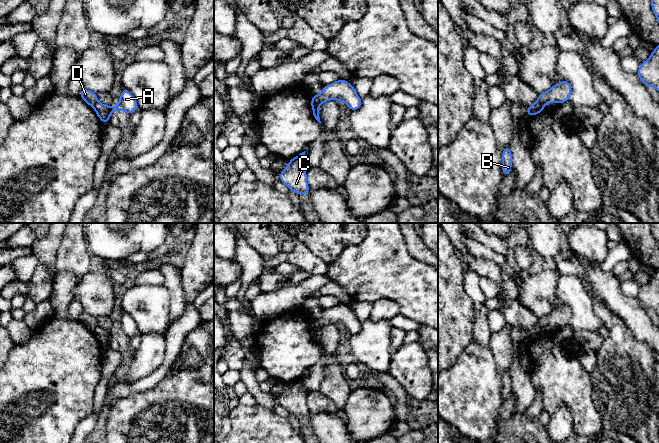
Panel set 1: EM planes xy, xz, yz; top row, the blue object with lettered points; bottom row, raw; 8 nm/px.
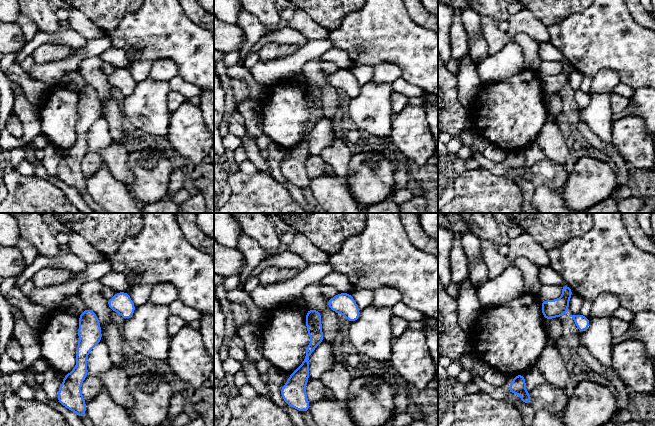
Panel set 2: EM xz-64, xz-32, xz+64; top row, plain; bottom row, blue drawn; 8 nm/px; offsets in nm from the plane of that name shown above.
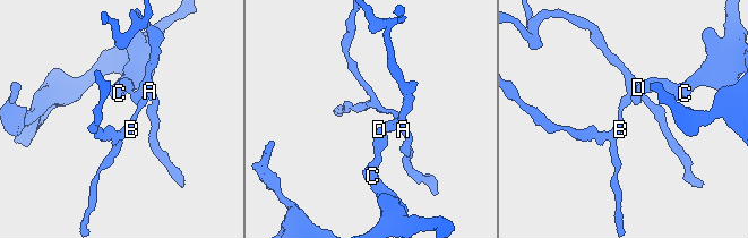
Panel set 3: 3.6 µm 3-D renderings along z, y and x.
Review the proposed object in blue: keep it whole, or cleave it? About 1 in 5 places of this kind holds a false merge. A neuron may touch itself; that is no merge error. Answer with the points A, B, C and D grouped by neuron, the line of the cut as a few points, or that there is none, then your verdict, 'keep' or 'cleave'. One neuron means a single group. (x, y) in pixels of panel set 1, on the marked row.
A B / C D | xz (317, 95), (321, 103) | cleave

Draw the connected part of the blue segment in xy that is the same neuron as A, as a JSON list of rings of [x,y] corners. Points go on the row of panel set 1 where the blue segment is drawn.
[[[122,87],[121,97],[117,104],[121,112],[126,112],[128,114],[132,114],[138,108],[137,100],[124,87]]]

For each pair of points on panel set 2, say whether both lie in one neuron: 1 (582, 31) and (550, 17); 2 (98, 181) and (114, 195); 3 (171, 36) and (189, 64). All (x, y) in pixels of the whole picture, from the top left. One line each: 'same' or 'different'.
1: different
2: same
3: same

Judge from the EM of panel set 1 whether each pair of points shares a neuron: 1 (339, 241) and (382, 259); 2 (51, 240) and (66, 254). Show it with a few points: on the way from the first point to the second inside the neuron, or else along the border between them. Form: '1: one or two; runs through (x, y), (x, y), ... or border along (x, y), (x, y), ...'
1: two; border along (367, 233), (358, 244), (349, 245), (332, 260)
2: two; border along (64, 233), (57, 251), (56, 270)

